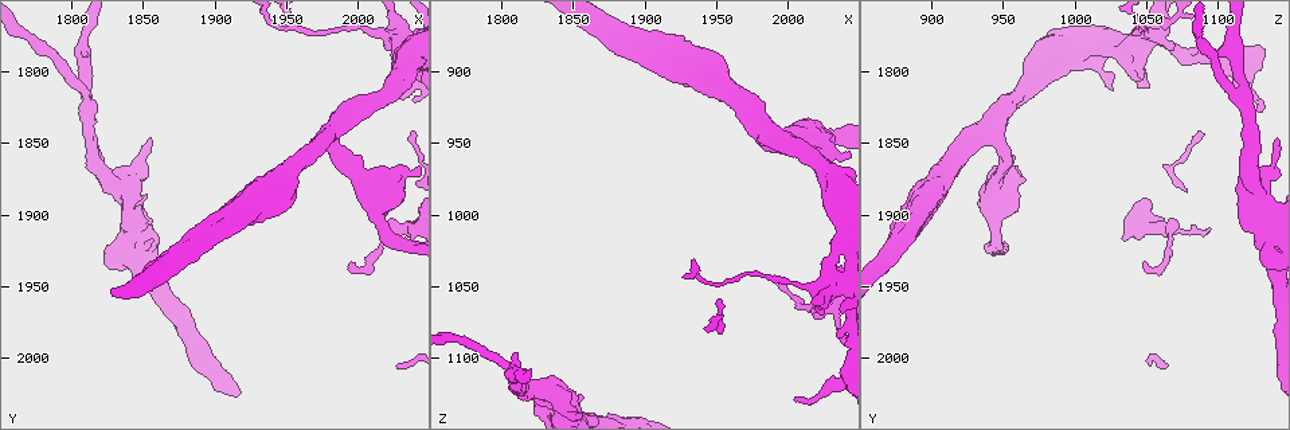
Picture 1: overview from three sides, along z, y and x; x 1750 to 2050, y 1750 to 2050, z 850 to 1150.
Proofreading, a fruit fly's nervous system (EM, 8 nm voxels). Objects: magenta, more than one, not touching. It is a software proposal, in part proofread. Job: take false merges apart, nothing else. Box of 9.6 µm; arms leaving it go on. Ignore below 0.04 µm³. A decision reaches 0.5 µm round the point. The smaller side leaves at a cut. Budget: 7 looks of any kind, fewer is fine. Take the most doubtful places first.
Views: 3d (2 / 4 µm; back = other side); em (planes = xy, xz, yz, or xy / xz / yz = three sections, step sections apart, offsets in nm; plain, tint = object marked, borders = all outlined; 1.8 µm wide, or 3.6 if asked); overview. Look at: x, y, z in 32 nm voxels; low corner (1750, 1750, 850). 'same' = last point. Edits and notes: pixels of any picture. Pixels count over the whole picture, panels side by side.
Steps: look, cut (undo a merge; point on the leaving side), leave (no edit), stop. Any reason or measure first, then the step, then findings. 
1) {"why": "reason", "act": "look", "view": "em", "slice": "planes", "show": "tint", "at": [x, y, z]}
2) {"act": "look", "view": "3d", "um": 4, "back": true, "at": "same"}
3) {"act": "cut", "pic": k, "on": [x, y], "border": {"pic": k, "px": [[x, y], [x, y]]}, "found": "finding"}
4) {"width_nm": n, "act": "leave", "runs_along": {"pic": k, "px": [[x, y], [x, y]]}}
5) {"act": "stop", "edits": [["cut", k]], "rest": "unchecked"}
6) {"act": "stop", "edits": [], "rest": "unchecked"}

{"why": "branch point", "act": "look", "view": "3d", "um": 2, "at": [1810, 1818, 1120]}

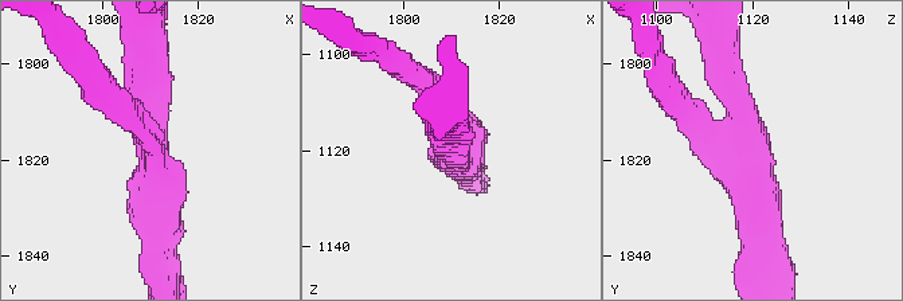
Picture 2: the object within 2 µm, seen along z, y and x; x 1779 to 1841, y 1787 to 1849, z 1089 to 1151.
{"arms": 3, "arm_widths_nm": [200, 220, 220], "act": "look", "view": "em", "slice": "xz", "step": 16, "show": "tint", "at": [1810, 1820, 1118]}

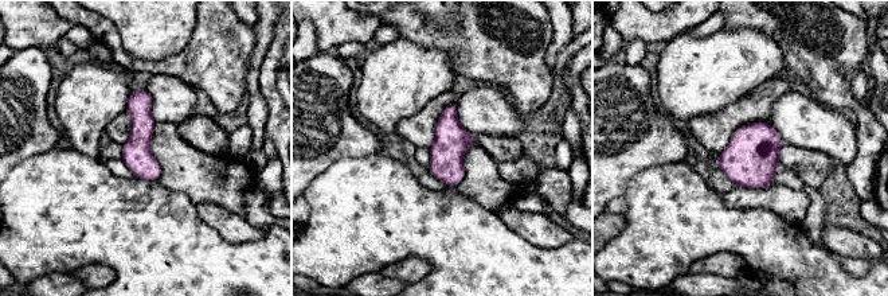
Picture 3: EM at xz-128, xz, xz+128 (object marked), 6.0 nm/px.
{"act": "leave", "runs_along": {"pic": 3, "px": [[133, 93], [140, 160], [155, 178]]}, "found": "all the same cell"}

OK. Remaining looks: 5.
{"why": "thick turns thin", "act": "look", "view": "3d", "um": 2, "at": [2020, 1774, 1050]}

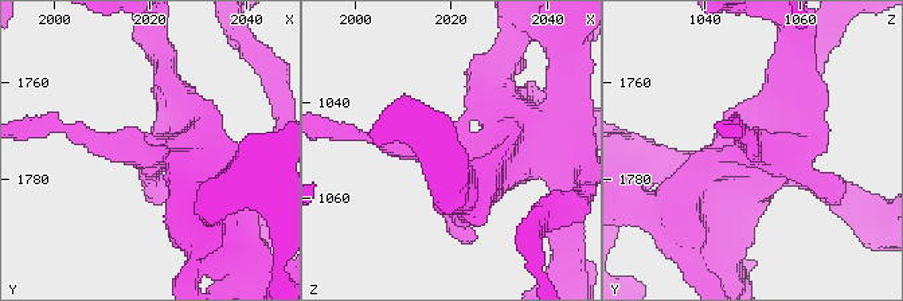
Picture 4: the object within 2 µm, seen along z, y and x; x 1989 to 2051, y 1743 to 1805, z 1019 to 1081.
{"why": "now the EM", "act": "look", "view": "em", "slice": "planes", "show": "tint", "at": [2020, 1773, 1050]}

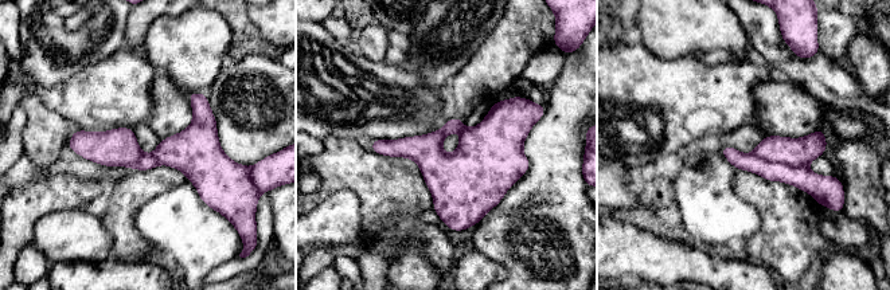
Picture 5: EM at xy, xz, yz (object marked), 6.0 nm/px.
{"act": "cut", "pic": 5, "on": [793, 152], "border": {"pic": 5, "px": [[752, 153], [769, 161], [805, 168]]}, "found": "two cells meet here"}

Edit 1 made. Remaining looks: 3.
{"why": "sharp bend", "act": "look", "view": "3d", "um": 2, "at": [1840, 1884, 1124]}

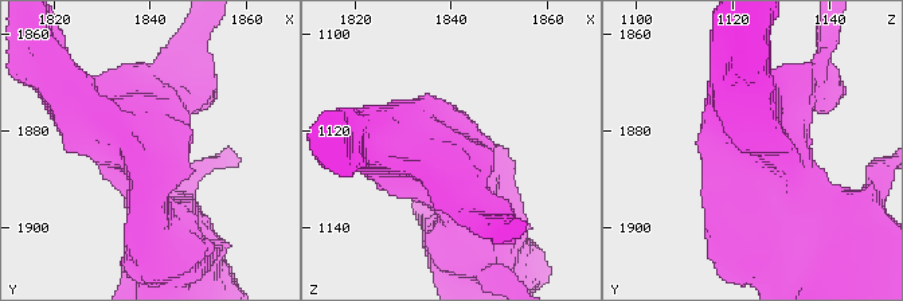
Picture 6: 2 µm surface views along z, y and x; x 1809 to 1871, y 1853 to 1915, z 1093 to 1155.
{"why": "shape alone is not enough", "act": "look", "view": "em", "slice": "planes", "show": "tint", "at": [1840, 1884, 1125]}

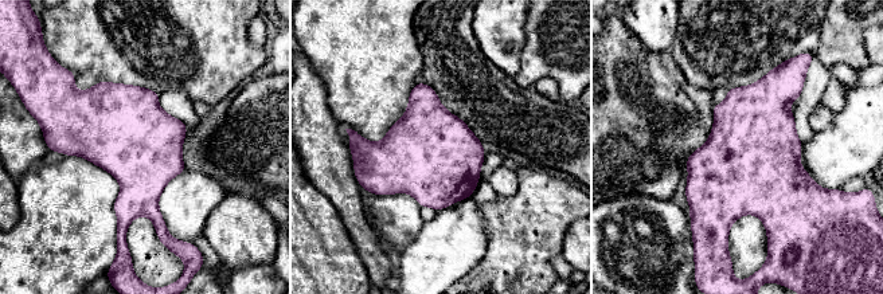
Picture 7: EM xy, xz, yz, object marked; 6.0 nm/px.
{"act": "leave", "found": "continuous, no second cell"}

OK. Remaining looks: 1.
{"act": "stop", "edits": [["cut", 5]], "rest": "unchecked"}

